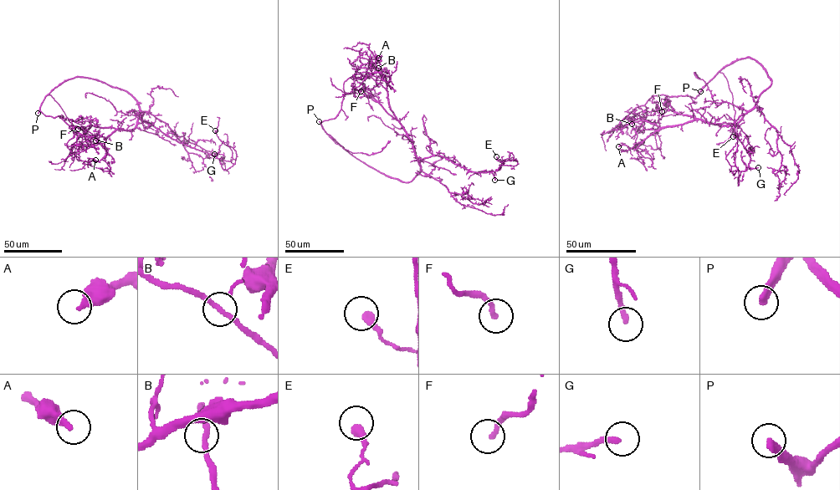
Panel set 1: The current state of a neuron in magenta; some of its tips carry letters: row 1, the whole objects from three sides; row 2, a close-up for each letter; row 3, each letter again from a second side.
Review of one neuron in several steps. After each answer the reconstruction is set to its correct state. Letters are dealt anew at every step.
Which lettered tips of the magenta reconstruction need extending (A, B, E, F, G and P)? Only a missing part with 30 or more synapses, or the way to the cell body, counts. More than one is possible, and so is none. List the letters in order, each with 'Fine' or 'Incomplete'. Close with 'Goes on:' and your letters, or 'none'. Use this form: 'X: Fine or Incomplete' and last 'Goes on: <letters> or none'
A: Incomplete
B: Fine
E: Fine
F: Fine
G: Incomplete
P: Incomplete
Goes on: A, G, P

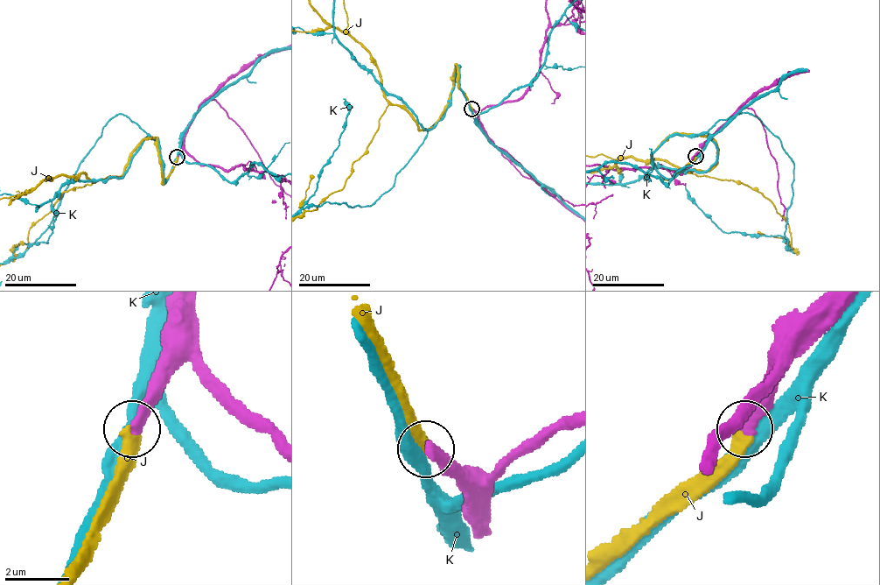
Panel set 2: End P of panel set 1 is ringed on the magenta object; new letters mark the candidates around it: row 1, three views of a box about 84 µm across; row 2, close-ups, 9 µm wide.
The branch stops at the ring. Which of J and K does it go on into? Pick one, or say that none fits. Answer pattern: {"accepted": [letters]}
{"accepted": ["J"]}

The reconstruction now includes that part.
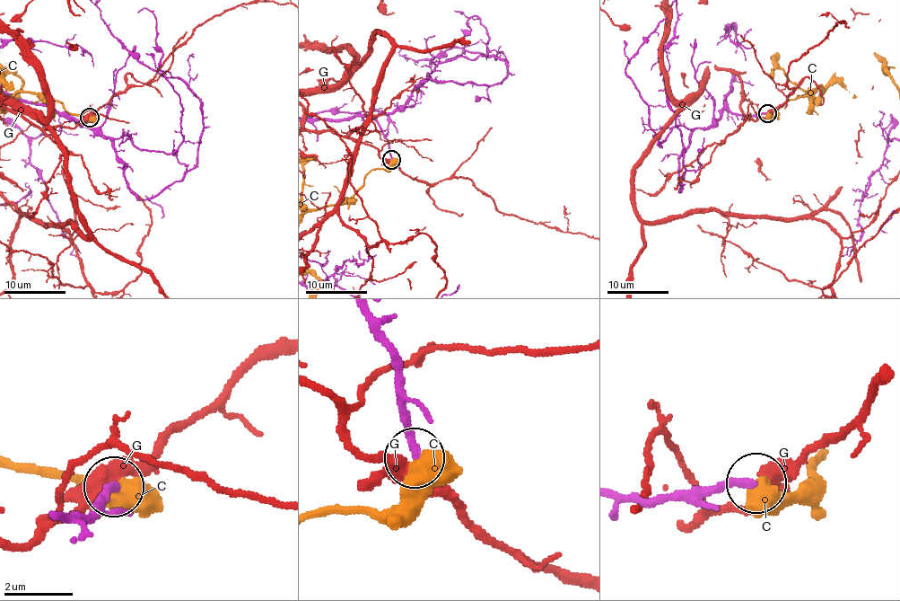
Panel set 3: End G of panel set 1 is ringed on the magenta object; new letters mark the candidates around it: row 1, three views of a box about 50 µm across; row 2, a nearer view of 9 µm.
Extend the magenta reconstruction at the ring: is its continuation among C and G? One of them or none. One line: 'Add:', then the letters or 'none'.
Add: none

